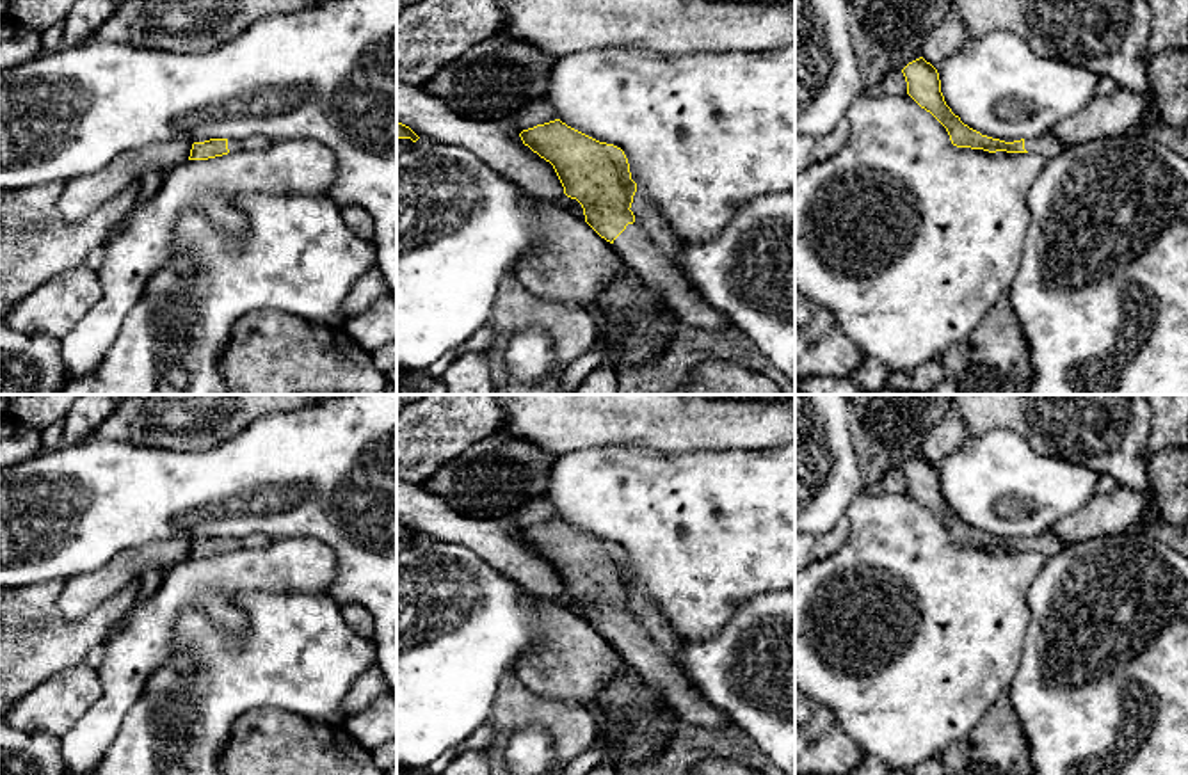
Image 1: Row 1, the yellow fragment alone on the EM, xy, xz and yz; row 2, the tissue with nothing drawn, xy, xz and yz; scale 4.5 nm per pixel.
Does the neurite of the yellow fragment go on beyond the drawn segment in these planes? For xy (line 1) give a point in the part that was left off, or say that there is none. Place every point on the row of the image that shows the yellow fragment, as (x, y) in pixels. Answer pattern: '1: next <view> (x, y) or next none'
1: next xy (232, 144)

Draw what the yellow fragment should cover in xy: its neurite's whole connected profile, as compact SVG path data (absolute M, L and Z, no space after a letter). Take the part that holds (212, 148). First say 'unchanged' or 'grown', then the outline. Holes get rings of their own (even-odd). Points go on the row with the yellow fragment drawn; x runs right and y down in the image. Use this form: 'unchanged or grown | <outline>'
grown | M210 139L205 142L194 142L189 160L208 160L244 148L244 142L233 139Z

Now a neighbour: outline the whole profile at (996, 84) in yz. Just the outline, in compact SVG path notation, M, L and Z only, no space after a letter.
M1012 30L967 37L937 68L946 105L982 135L1039 139L1097 96L1099 75L1042 57Z

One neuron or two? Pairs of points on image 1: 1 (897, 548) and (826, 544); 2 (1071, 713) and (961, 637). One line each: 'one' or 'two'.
1: two
2: two

